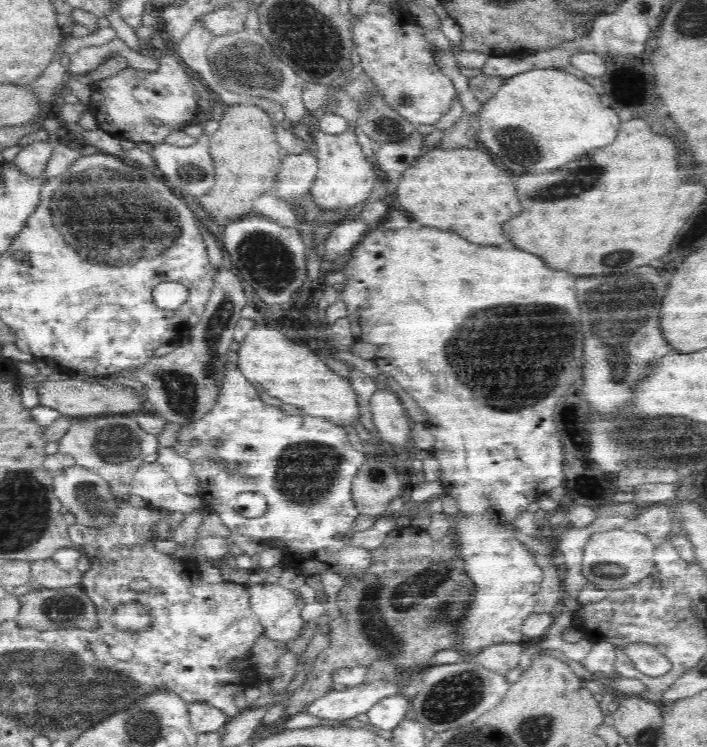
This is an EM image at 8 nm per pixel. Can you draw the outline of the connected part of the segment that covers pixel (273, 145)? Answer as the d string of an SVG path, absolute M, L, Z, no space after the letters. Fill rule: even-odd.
M256 103L229 105L219 120L219 128L212 135L206 135L209 153L214 165L214 186L205 194L196 197L202 208L214 218L214 222L227 225L236 220L234 216L255 214L248 208L250 202L261 194L274 189L275 178L279 172L283 156L281 146L275 137L275 125L269 114ZM230 206L238 206L238 210L230 210Z

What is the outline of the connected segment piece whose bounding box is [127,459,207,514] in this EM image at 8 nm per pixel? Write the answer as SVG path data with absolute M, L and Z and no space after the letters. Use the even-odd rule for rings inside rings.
M155 459L143 462L135 469L127 490L138 494L146 502L166 508L170 512L179 511L188 514L201 506L207 507L206 500L202 500L197 494L190 496L180 492L176 481Z

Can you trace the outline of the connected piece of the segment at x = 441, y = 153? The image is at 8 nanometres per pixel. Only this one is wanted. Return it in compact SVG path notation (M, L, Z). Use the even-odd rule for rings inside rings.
M434 146L425 150L403 173L402 180L397 185L396 196L398 202L408 211L409 218L416 226L442 228L458 232L460 236L474 242L474 244L490 244L498 246L508 238L502 232L502 222L510 220L510 216L518 216L522 210L520 200L516 196L516 188L508 172L498 168L492 158L486 154L483 147L468 148L454 147L442 149Z

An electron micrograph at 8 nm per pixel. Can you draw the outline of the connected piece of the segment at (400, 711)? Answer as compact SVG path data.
M402 694L383 698L366 712L369 724L382 730L392 731L407 715L410 715L411 701Z

